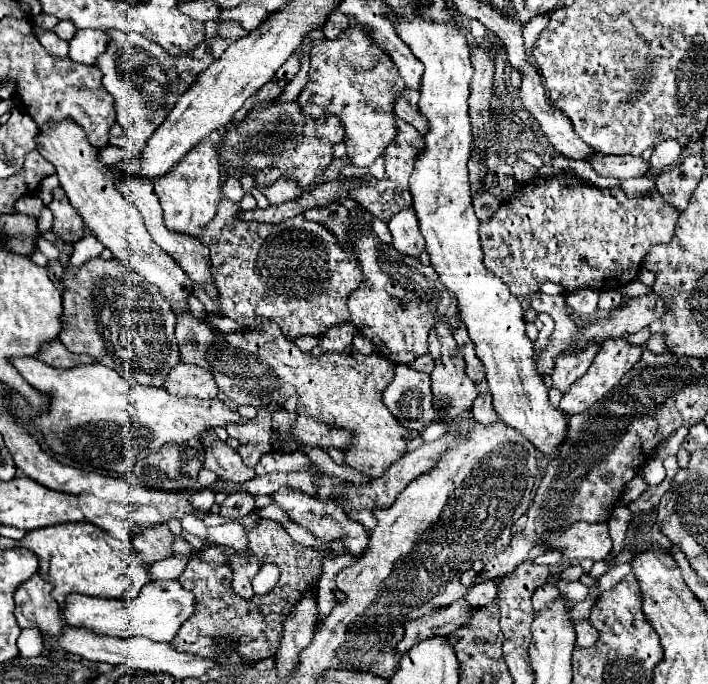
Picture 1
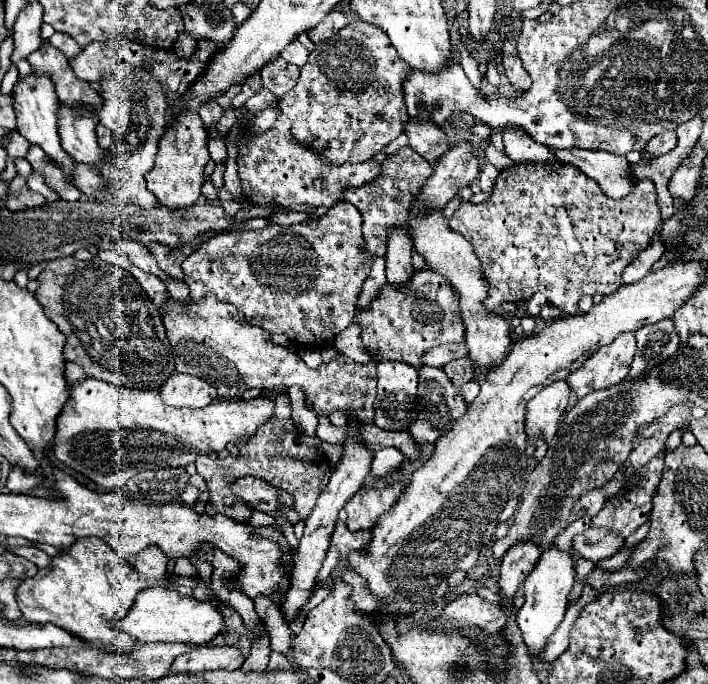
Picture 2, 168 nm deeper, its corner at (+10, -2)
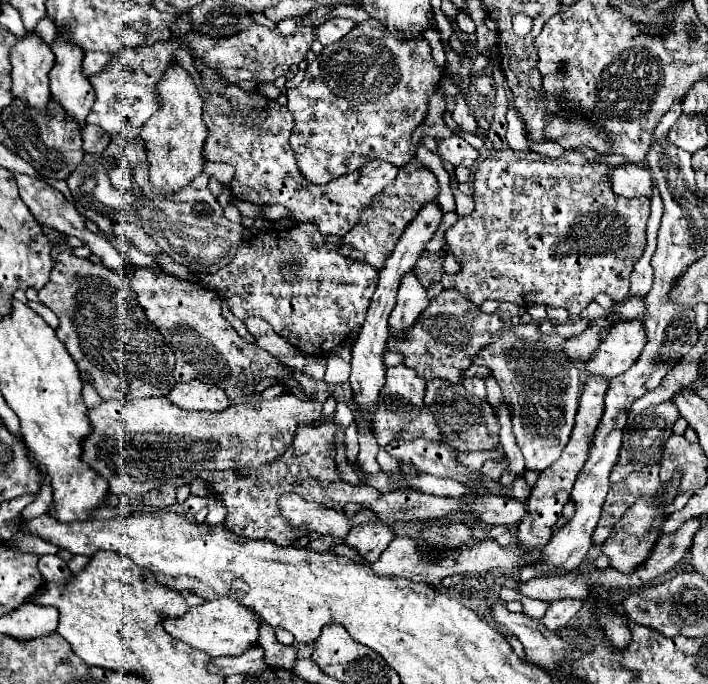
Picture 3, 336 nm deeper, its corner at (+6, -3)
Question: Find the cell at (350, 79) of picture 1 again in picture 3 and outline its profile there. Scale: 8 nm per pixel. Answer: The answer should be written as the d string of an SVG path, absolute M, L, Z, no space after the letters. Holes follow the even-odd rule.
M376 19L358 23L340 41L324 47L322 53L308 63L304 81L294 91L286 93L288 111L294 117L290 147L296 153L296 161L304 177L324 185L340 175L355 171L370 159L384 159L396 167L406 165L414 157L416 149L410 139L412 131L424 121L428 111L426 99L434 93L440 79L442 71L434 65L430 45L424 39L400 43Z

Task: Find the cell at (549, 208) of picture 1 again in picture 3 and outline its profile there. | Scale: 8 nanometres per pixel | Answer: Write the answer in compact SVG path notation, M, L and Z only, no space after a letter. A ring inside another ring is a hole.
M492 151L482 163L478 163L474 173L474 211L460 217L444 235L460 271L454 275L444 273L440 283L446 289L456 287L478 307L484 301L494 299L522 307L544 303L564 307L570 315L580 315L598 293L606 293L614 301L624 299L630 291L632 267L646 247L650 199L624 199L614 195L606 173L606 163L588 161L572 151L560 159L550 159L534 151Z

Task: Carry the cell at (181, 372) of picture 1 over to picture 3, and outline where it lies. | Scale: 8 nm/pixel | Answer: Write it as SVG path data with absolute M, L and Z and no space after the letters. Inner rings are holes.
M188 381L176 383L170 391L168 399L178 405L180 409L200 409L200 411L222 411L226 409L228 397L222 389L202 383L202 381Z

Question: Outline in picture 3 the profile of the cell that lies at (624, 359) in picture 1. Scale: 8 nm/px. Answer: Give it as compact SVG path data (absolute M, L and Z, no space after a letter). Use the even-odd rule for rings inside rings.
M642 319L616 323L596 355L586 361L586 375L614 379L620 373L626 373L640 357L644 343L646 335Z

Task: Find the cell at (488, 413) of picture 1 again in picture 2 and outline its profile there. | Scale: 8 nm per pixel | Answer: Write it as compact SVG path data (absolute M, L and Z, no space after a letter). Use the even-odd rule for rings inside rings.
M470 380L468 384L462 386L462 394L464 394L464 400L466 400L468 404L472 404L472 400L478 396L478 392L480 392L478 380Z

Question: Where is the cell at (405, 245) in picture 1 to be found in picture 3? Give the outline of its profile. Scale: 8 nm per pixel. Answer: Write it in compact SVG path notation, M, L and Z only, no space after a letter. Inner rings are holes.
M408 271L402 277L398 297L396 297L396 307L388 321L390 335L402 337L402 329L412 327L416 317L428 307L428 303L430 303L428 291L424 289L424 285L420 285L418 277L412 271Z

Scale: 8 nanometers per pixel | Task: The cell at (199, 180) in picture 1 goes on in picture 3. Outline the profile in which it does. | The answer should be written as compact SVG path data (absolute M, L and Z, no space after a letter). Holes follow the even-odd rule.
M172 65L164 79L158 83L160 109L152 115L140 137L146 141L146 155L150 161L150 183L162 193L176 193L192 183L204 171L204 141L206 141L206 125L202 121L202 99L196 93L192 77L180 67Z

